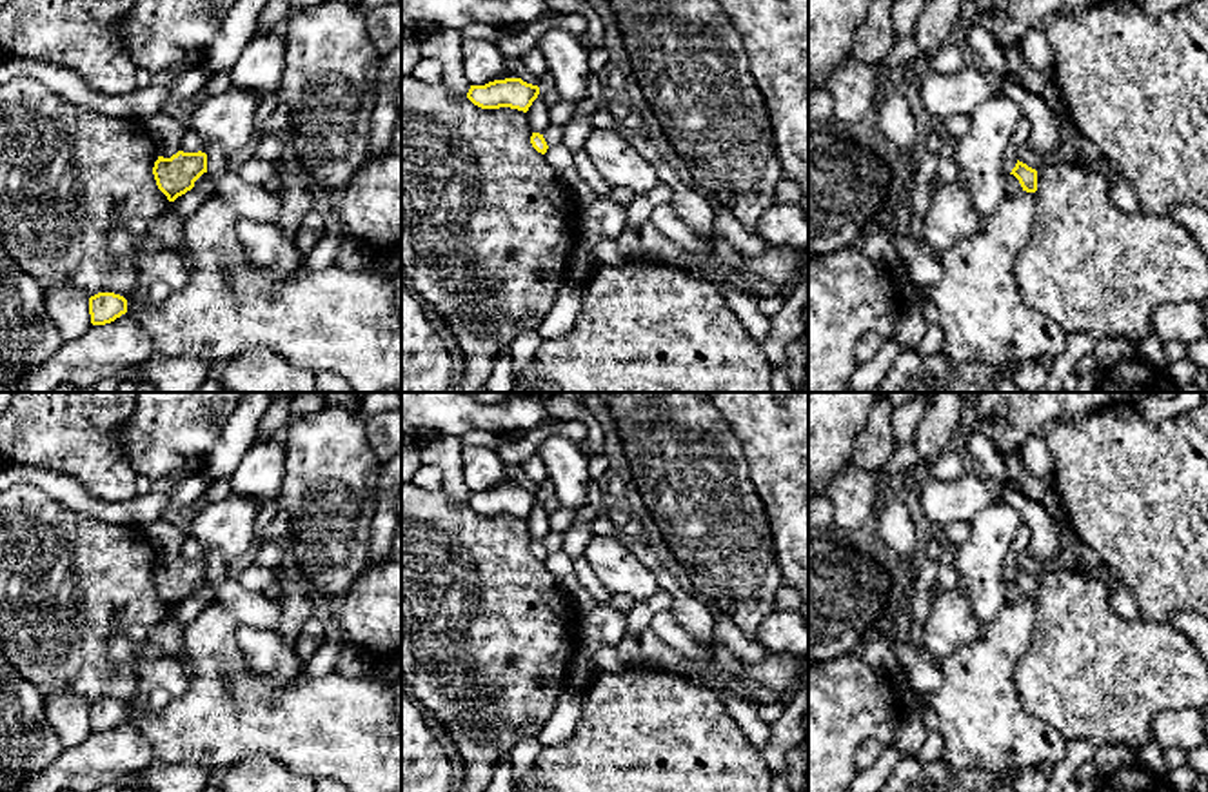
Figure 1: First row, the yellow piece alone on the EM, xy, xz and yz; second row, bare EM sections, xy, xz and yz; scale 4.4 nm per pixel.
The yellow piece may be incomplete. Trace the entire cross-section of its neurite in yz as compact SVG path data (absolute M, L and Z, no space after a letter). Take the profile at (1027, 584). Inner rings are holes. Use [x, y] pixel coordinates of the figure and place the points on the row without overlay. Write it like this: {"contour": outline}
{"contour": "M1017 567L1010 581L1014 581L1019 587L1023 598L1026 599L1037 598L1037 578L1028 574L1026 570Z"}

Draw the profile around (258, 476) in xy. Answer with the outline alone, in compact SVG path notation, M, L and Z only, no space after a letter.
M263 440L254 441L234 469L231 494L265 503L278 498L285 474L285 445Z

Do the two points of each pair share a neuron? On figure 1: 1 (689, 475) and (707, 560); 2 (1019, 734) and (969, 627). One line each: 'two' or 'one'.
1: one
2: two

